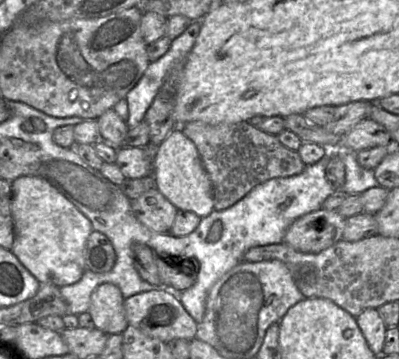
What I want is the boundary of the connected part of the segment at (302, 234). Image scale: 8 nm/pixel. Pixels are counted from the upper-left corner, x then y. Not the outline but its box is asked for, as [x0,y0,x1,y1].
[283,209,346,253]

